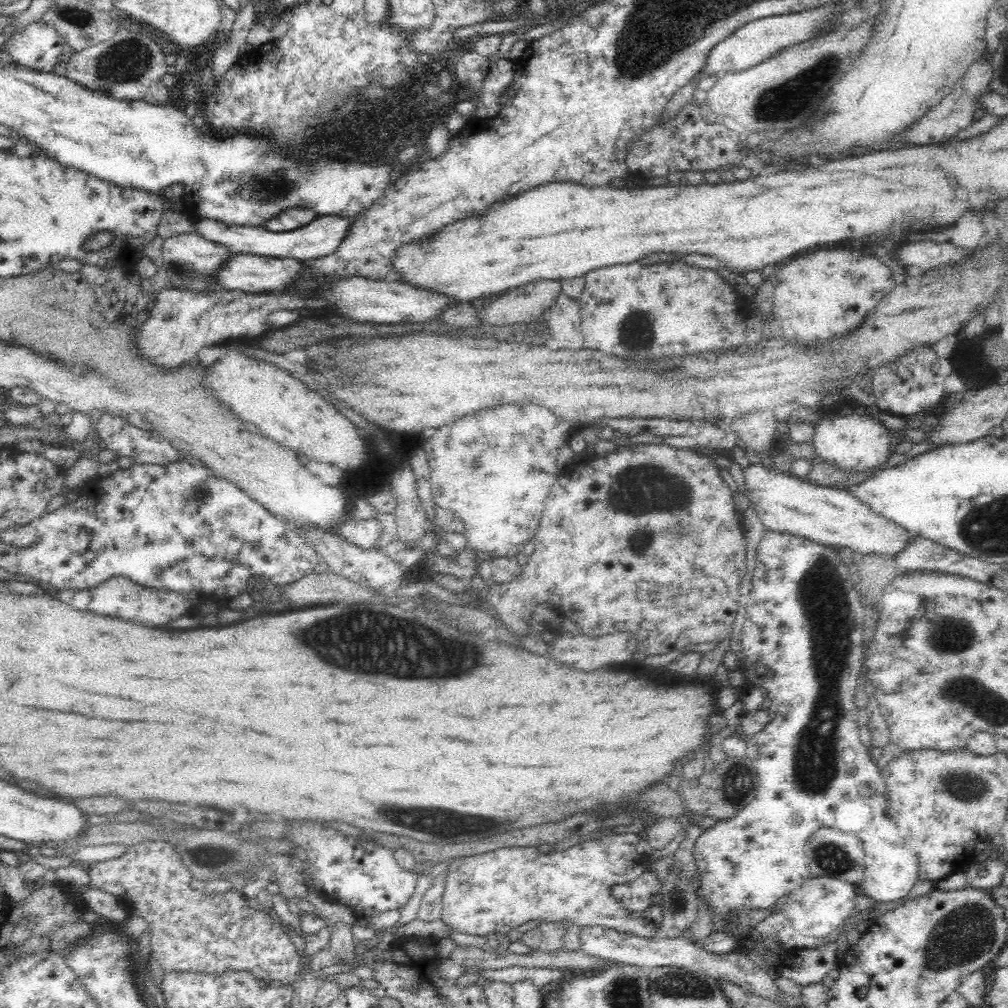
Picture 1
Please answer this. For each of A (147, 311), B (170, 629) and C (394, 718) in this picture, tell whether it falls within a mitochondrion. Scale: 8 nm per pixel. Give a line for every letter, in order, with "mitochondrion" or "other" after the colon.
A: other
B: other
C: other

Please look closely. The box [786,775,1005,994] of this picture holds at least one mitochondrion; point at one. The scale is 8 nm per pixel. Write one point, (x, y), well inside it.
(966, 934)

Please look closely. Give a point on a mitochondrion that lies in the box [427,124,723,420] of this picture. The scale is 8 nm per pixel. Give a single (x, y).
(636, 331)

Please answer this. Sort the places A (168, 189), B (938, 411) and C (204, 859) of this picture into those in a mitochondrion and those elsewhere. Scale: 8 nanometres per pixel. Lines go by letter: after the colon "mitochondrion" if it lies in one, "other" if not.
A: other
B: other
C: mitochondrion

